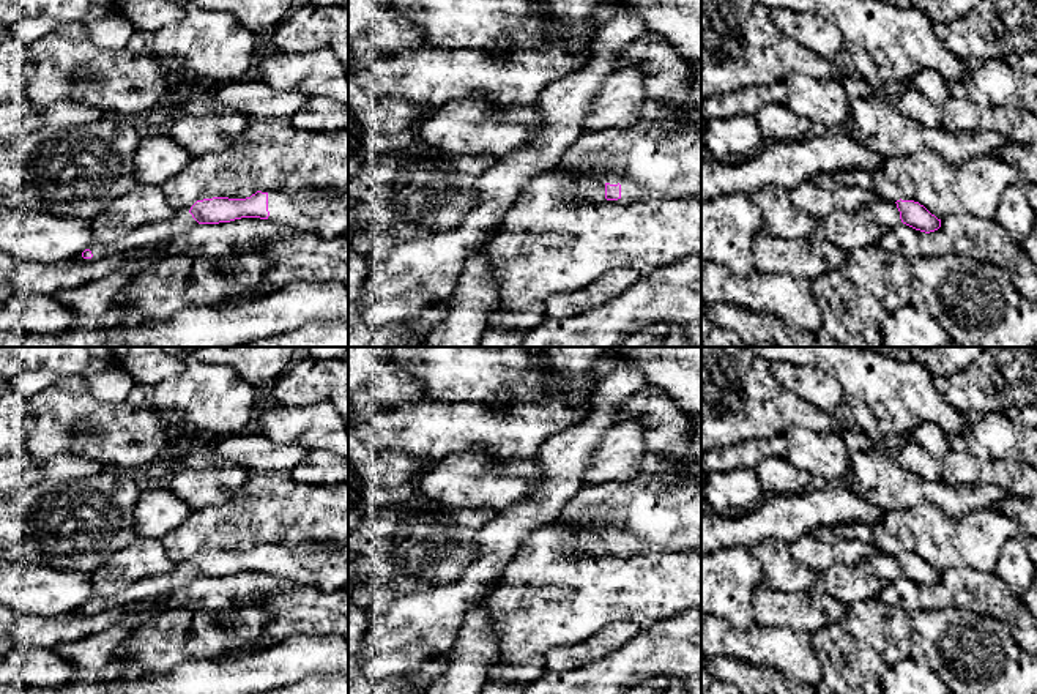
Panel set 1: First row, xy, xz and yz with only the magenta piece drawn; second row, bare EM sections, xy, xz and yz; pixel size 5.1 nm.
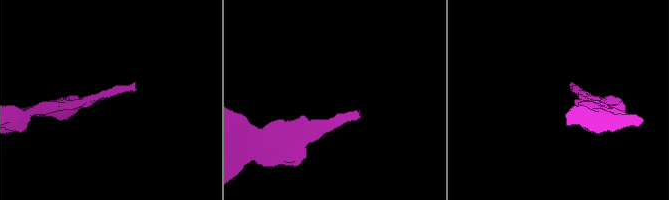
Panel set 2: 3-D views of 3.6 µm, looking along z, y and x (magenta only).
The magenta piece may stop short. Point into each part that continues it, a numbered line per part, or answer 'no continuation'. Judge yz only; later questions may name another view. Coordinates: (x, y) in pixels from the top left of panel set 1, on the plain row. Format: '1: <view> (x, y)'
1: yz (883, 567)

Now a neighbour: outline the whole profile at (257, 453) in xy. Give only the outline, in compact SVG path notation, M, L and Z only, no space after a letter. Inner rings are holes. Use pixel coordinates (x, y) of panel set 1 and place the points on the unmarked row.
M238 434L214 445L191 445L183 454L183 468L206 468L229 464L251 472L290 472L307 451L299 445L279 445L263 434Z

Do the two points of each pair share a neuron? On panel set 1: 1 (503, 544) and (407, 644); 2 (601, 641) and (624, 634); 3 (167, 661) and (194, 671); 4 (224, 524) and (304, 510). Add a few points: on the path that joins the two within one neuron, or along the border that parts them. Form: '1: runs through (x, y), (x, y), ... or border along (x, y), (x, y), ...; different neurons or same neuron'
1: runs through (483, 570), (432, 619); same neuron
2: runs through (607, 641), (618, 634); same neuron
3: border along (215, 658), (191, 658), (161, 671), (142, 667); different neurons
4: runs through (245, 518), (260, 511), (284, 511); same neuron

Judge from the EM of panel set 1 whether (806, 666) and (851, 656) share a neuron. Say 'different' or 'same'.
different

